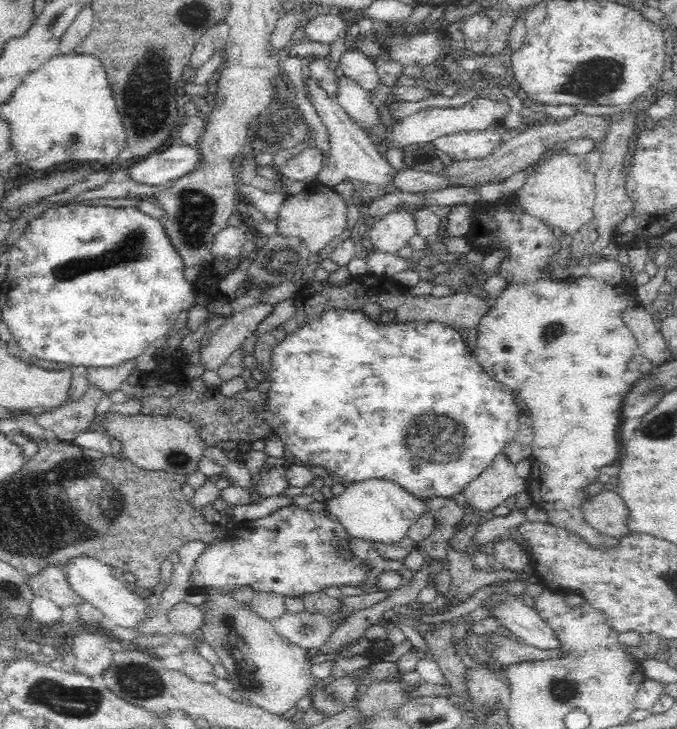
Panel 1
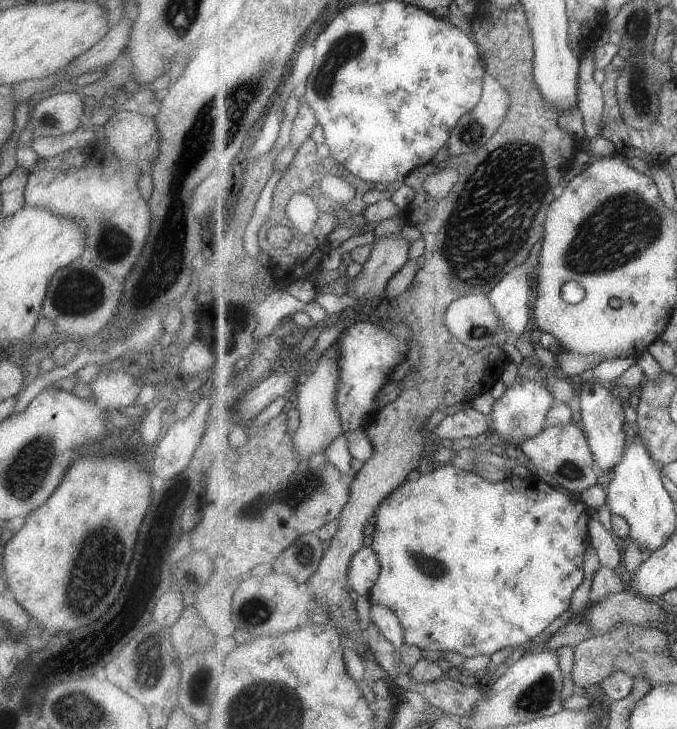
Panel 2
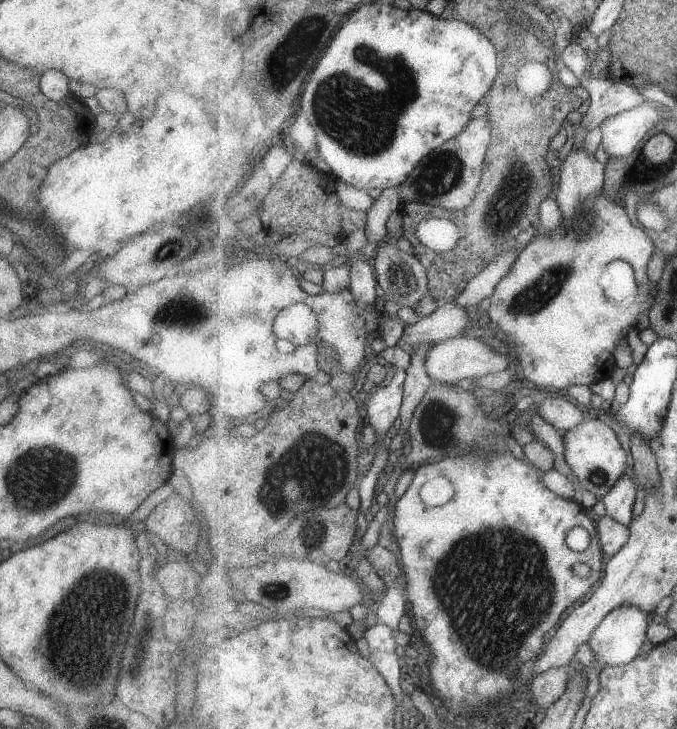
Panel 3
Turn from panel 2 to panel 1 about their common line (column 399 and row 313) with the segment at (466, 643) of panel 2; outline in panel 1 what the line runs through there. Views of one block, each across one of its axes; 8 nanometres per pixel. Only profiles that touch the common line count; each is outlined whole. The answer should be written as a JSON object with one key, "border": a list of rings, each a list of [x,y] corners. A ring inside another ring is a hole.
{"border":[[[513,194],[512,196],[502,196],[500,200],[493,204],[483,205],[481,203],[475,207],[474,219],[472,220],[470,231],[464,237],[468,239],[468,243],[472,248],[476,248],[476,252],[482,252],[482,256],[493,251],[506,250],[508,252],[508,255],[499,266],[499,272],[508,280],[508,285],[497,296],[497,299],[494,301],[494,306],[491,306],[490,310],[480,319],[478,323],[477,343],[472,351],[475,359],[481,364],[481,367],[490,378],[505,384],[522,397],[525,410],[528,413],[527,418],[533,424],[532,456],[530,458],[531,473],[525,479],[525,492],[529,495],[531,504],[546,512],[546,516],[548,516],[548,523],[546,524],[549,526],[566,530],[576,535],[577,538],[582,538],[584,543],[588,544],[591,548],[606,552],[606,550],[618,548],[620,546],[620,540],[612,536],[600,534],[596,529],[590,527],[586,523],[586,513],[584,513],[582,505],[591,501],[592,497],[586,494],[584,488],[590,486],[590,484],[594,484],[598,480],[598,476],[600,476],[600,470],[598,468],[602,468],[606,464],[612,464],[618,458],[618,454],[620,454],[620,444],[618,444],[618,428],[620,426],[618,424],[620,424],[622,402],[630,389],[630,386],[624,382],[623,376],[627,370],[627,364],[635,356],[635,351],[638,349],[638,346],[636,337],[631,334],[631,331],[627,328],[626,323],[622,321],[622,317],[620,317],[620,313],[618,312],[628,302],[634,302],[635,294],[634,288],[630,286],[620,284],[611,287],[606,283],[602,283],[586,275],[579,277],[568,276],[566,278],[559,278],[552,275],[551,273],[556,270],[555,268],[551,268],[554,263],[555,254],[562,248],[560,237],[555,236],[553,230],[553,226],[548,226],[542,223],[540,219],[526,215],[522,209],[518,209],[515,200],[513,200]]]}

